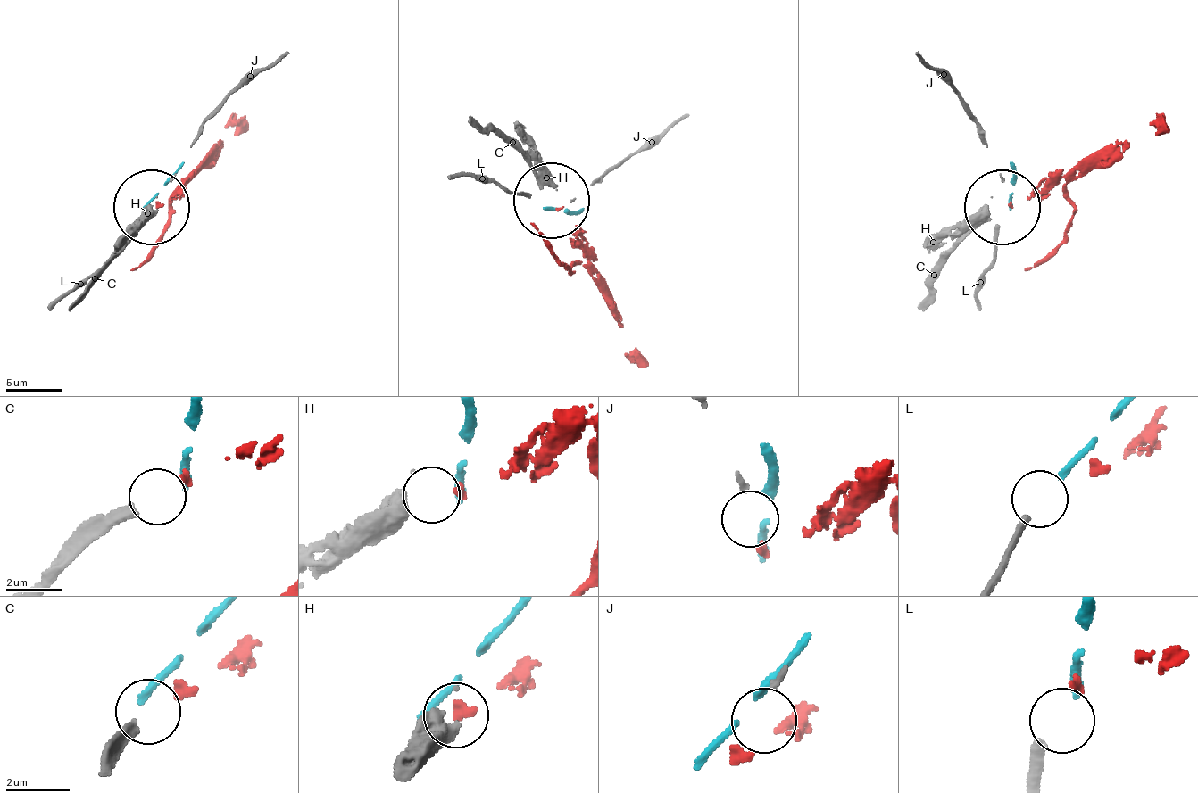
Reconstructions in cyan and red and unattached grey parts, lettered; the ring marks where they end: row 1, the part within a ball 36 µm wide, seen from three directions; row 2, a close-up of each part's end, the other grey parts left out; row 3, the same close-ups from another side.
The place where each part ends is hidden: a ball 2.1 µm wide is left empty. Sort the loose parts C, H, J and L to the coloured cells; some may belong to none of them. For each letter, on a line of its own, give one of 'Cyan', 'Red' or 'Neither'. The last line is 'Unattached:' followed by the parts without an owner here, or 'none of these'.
C: Neither
H: Red
J: Neither
L: Cyan
Unattached: C, J

